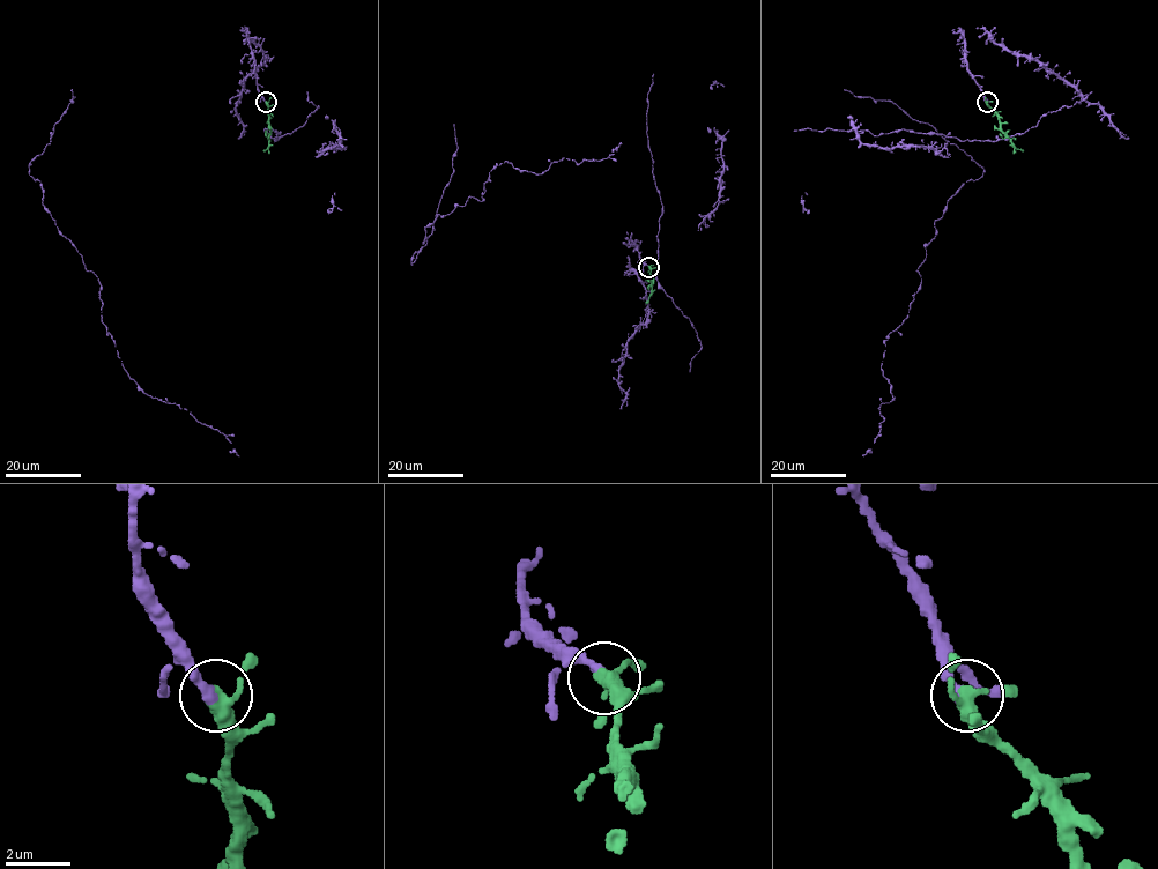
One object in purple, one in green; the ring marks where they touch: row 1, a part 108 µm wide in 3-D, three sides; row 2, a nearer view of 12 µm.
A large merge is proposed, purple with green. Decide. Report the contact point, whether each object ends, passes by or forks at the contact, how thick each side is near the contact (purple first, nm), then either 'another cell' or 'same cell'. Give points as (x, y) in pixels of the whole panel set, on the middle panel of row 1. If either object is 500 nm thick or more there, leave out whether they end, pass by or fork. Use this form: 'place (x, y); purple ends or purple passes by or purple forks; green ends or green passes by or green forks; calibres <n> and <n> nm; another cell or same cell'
place (648, 267); purple ends; green forks; calibres 320 and 300 nm; same cell

